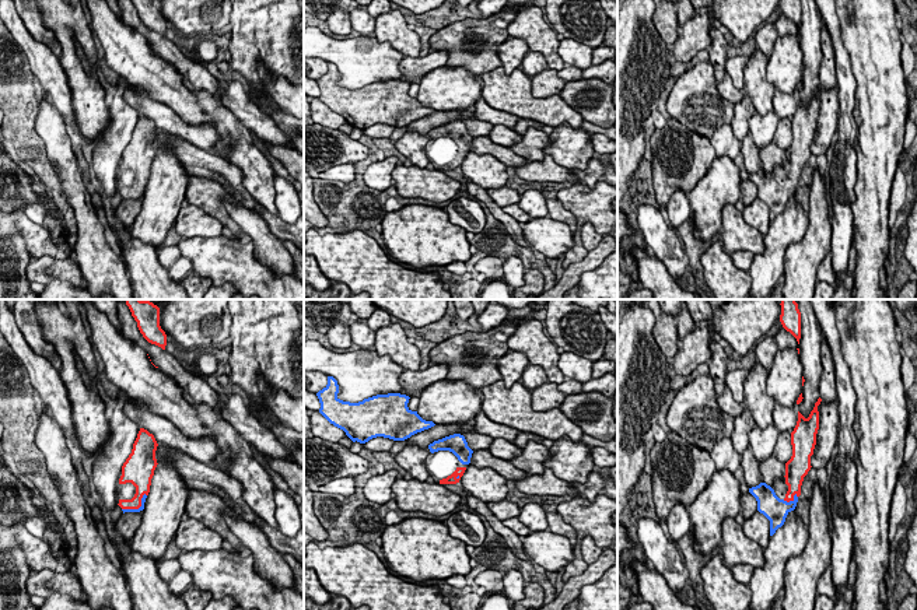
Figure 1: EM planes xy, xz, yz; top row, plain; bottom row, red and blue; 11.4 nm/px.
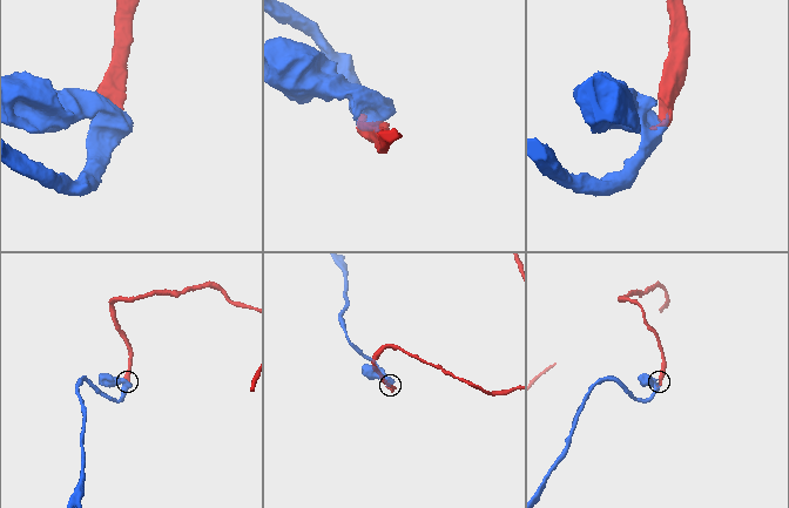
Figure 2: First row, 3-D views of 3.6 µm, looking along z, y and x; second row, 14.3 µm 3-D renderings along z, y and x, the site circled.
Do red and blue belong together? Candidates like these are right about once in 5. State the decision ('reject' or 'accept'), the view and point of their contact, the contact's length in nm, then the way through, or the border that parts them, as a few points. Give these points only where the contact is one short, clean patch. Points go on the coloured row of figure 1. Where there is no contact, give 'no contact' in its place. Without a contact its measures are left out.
accept; contact yz (790, 500); length 190 nm; way yz (794, 479), (794, 491), (790, 500), (776, 509)

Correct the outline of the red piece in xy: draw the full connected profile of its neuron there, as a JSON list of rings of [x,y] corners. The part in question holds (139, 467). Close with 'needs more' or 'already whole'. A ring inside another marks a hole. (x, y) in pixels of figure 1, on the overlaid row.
[[[140,428],[133,444],[132,453],[122,466],[119,484],[132,483],[136,494],[132,499],[119,499],[119,506],[125,512],[140,512],[144,509],[146,498],[150,492],[151,478],[157,467],[157,441],[147,430]]] | needs more

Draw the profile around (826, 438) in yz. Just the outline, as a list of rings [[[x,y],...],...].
[[[820,402],[819,411],[819,430],[816,434],[816,445],[813,455],[811,456],[811,466],[813,469],[826,467],[829,463],[834,445],[837,444],[837,427],[839,427],[839,410],[837,402],[826,403]]]

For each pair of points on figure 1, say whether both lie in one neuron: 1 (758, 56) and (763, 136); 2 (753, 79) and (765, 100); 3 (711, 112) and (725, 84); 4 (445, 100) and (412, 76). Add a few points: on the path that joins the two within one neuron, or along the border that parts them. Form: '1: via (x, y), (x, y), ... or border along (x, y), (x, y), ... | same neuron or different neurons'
1: via (758, 76), (763, 116) | same neuron
2: via (755, 84), (760, 94) | same neuron
3: border along (716, 80), (716, 88), (734, 105) | different neurons
4: via (437, 91), (420, 76) | same neuron

